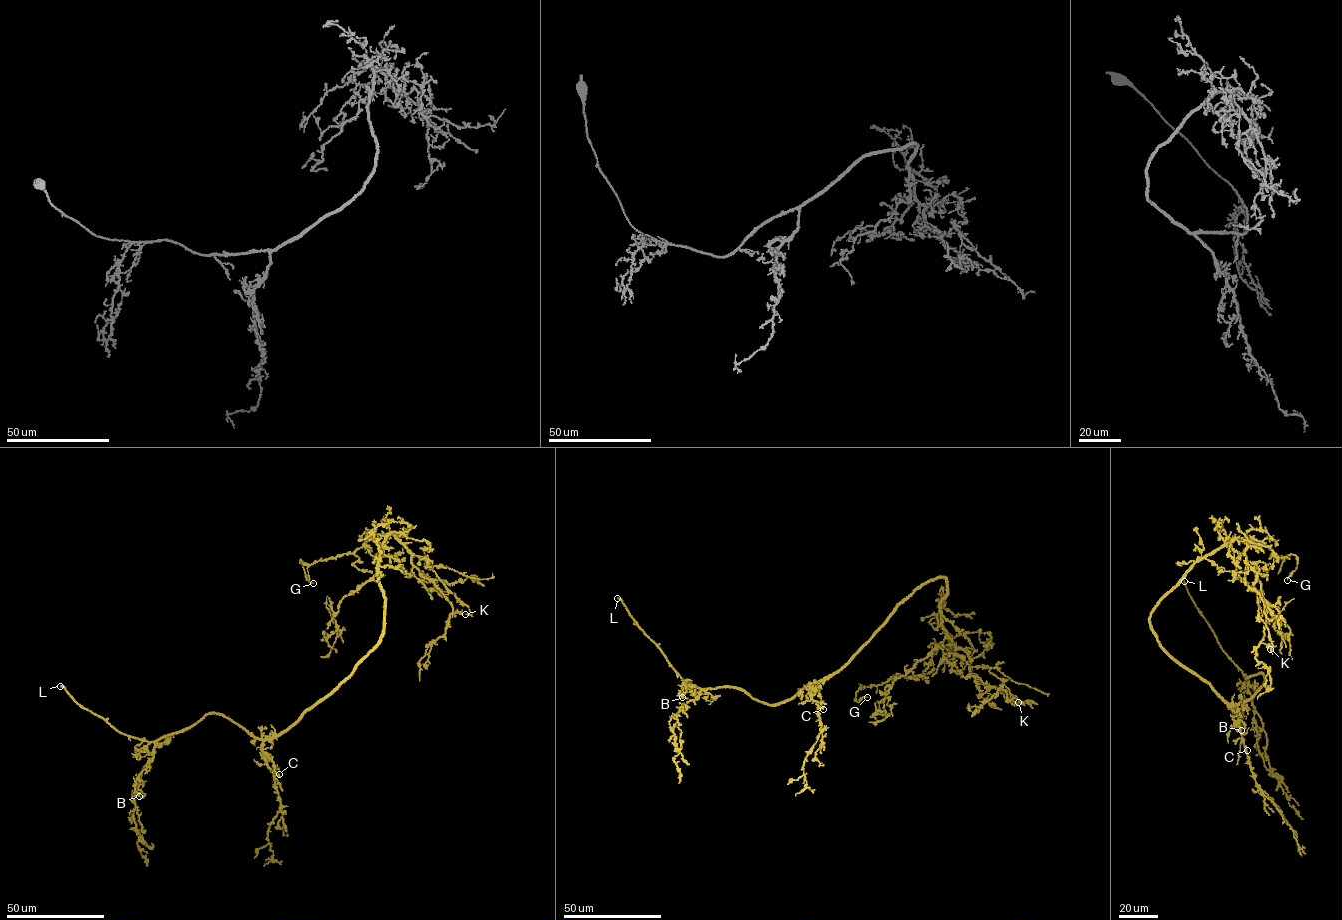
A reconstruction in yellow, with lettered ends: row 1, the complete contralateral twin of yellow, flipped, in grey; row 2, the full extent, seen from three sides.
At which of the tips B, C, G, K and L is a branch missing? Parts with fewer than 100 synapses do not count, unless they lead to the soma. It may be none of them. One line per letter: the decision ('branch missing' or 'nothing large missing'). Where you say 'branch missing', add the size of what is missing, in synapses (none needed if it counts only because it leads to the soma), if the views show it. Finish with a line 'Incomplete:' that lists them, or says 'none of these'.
B: nothing large missing
C: nothing large missing
G: nothing large missing
K: nothing large missing
L: branch missing
Incomplete: L

